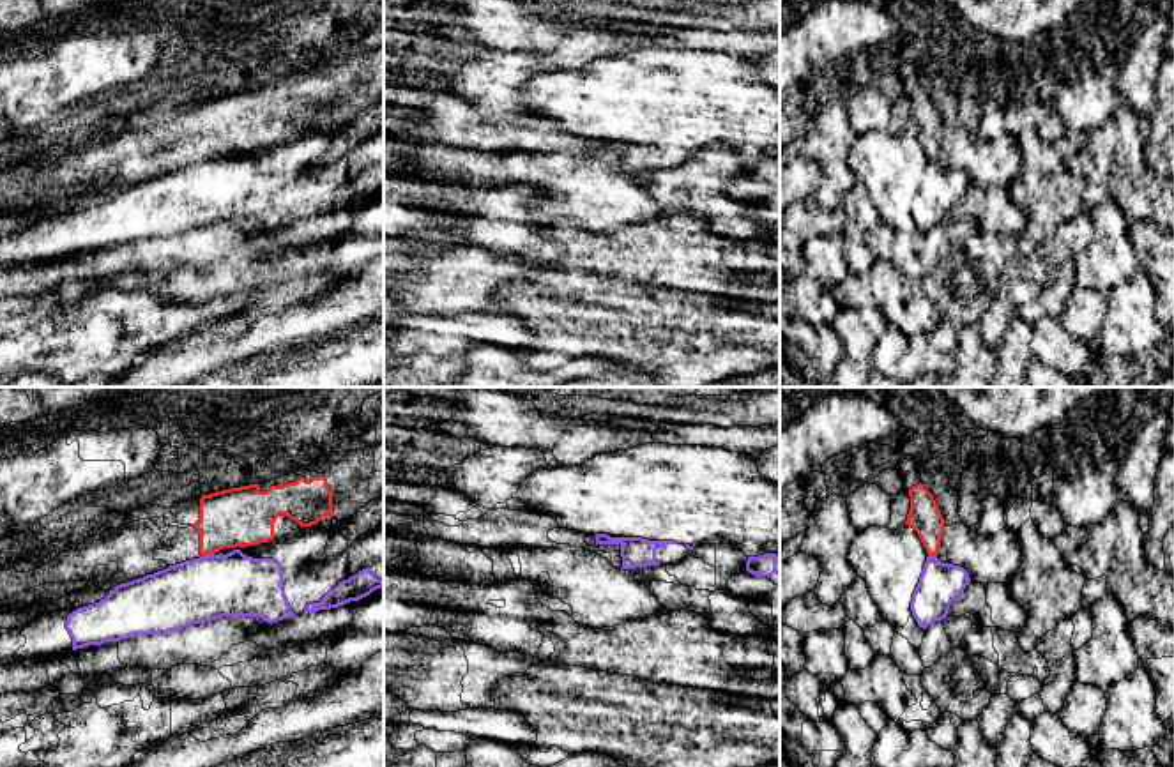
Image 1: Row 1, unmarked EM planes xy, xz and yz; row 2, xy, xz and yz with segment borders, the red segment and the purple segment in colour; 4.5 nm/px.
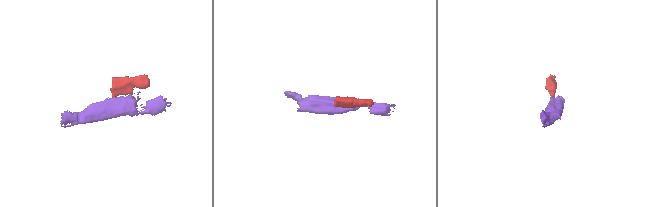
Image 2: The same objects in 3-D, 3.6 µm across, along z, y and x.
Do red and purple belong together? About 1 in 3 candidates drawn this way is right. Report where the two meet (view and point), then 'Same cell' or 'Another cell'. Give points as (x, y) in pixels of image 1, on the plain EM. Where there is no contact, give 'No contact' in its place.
Touches red at xy (207, 158). Another cell

